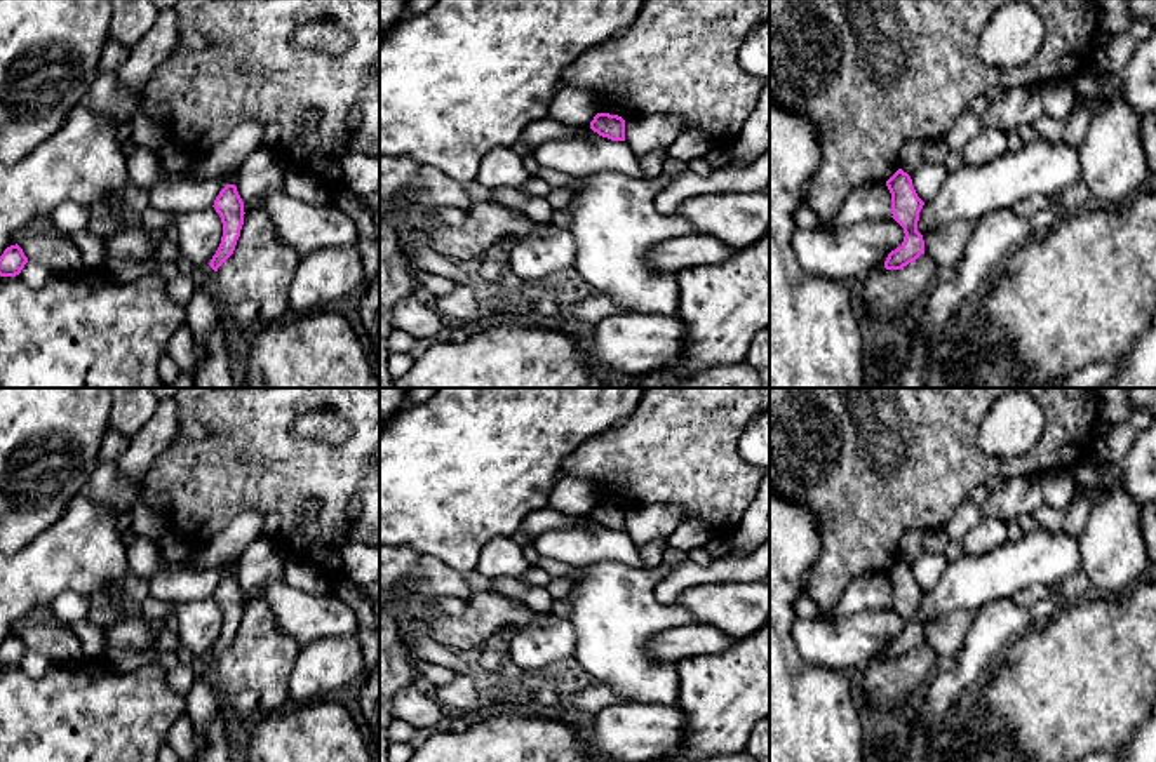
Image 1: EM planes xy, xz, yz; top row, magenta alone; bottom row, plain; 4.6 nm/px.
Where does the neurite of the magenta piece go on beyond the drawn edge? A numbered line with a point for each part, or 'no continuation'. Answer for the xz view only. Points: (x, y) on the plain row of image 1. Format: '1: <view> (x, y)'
no continuation

